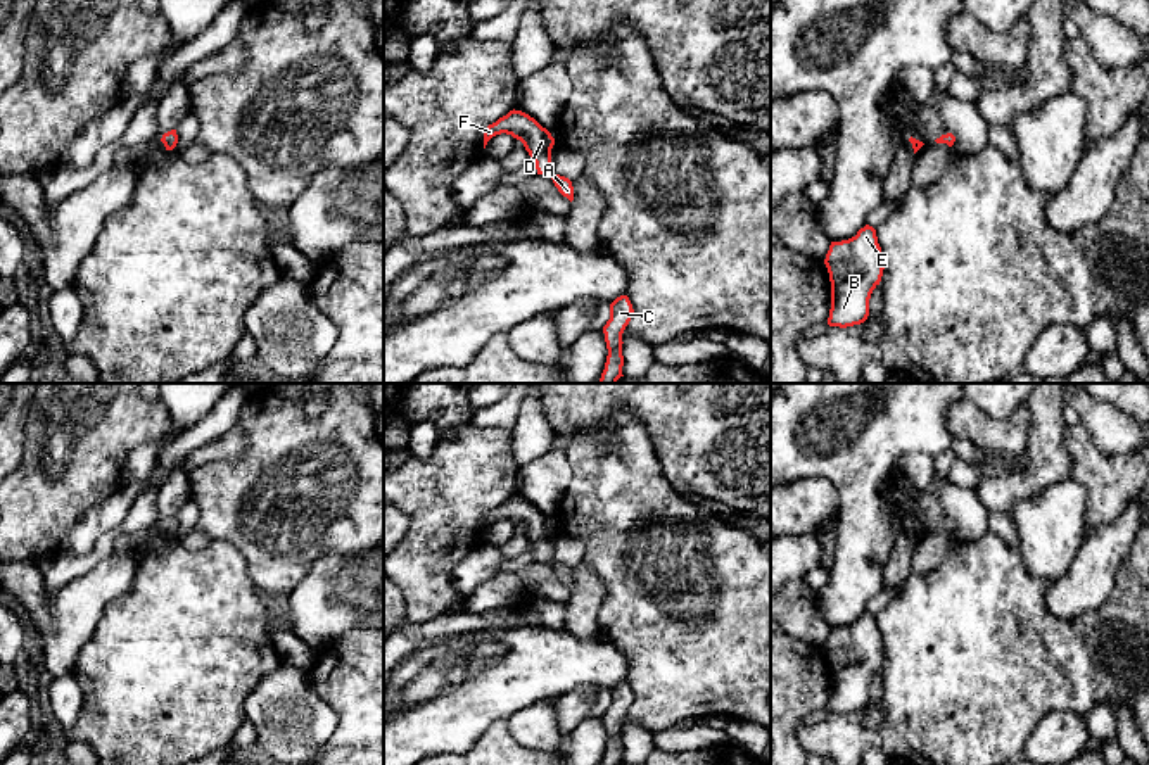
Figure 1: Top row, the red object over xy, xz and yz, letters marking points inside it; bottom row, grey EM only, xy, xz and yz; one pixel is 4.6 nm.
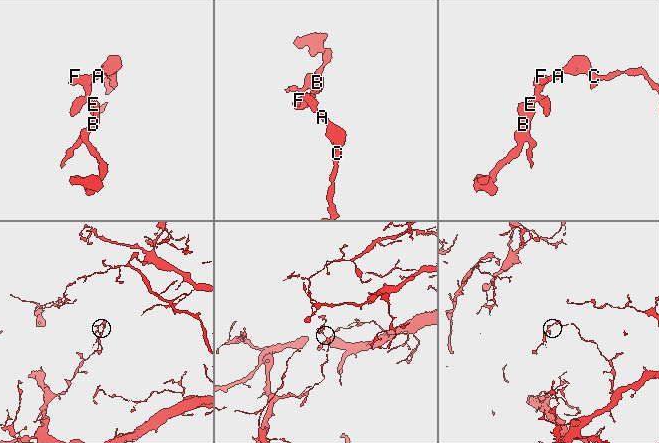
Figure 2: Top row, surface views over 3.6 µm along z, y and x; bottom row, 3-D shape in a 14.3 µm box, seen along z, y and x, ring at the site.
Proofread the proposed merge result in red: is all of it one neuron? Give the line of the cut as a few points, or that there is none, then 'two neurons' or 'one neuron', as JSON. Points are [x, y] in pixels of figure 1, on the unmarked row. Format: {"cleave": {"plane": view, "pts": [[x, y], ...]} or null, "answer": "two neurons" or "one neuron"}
{"cleave": null, "answer": "one neuron"}

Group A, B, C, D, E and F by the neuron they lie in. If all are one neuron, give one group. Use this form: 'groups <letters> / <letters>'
groups A B C D E F

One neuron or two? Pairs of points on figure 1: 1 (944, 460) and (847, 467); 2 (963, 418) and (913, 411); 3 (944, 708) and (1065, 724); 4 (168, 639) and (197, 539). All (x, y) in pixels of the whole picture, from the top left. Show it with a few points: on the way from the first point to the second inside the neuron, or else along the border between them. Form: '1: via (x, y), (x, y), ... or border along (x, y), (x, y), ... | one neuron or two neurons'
1: border along (951, 446), (933, 460) | two neurons
2: border along (959, 401), (947, 410), (947, 430), (954, 437) | two neurons
3: border along (1080, 715), (1047, 712), (1022, 746) | two neurons
4: border along (211, 539), (197, 550), (189, 550), (180, 543) | two neurons

